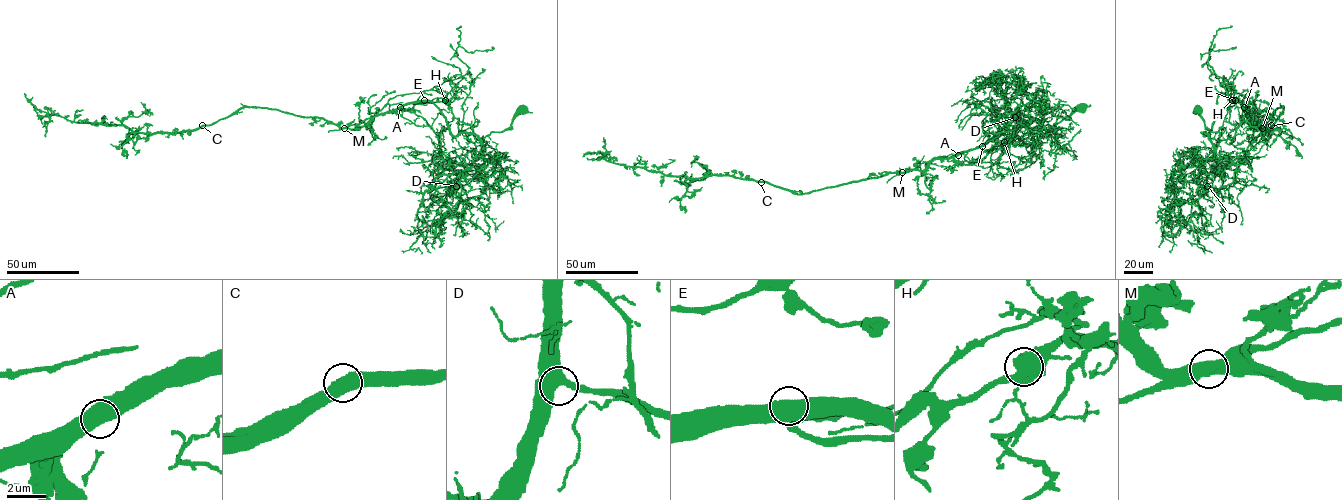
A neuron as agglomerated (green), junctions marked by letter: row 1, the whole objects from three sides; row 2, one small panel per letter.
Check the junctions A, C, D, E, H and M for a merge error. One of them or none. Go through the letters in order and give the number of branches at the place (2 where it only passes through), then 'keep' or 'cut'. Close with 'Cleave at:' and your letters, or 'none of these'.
A: 2 | keep
C: 2 | keep
D: 2 | keep
E: 2 | keep
H: 2 | keep
M: 2 | cut
Cleave at: M

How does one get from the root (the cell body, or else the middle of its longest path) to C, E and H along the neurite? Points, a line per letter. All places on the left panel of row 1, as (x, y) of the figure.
C: (522, 109), (511, 126), (482, 140), (444, 101), (387, 111), (342, 128), (322, 118), (248, 107), (202, 125)
E: (522, 109), (511, 126), (486, 136), (482, 147), (474, 134), (453, 136), (439, 110), (424, 100)
H: (522, 109), (511, 126), (492, 132), (482, 140), (474, 136), (469, 125), (454, 116), (445, 100)

